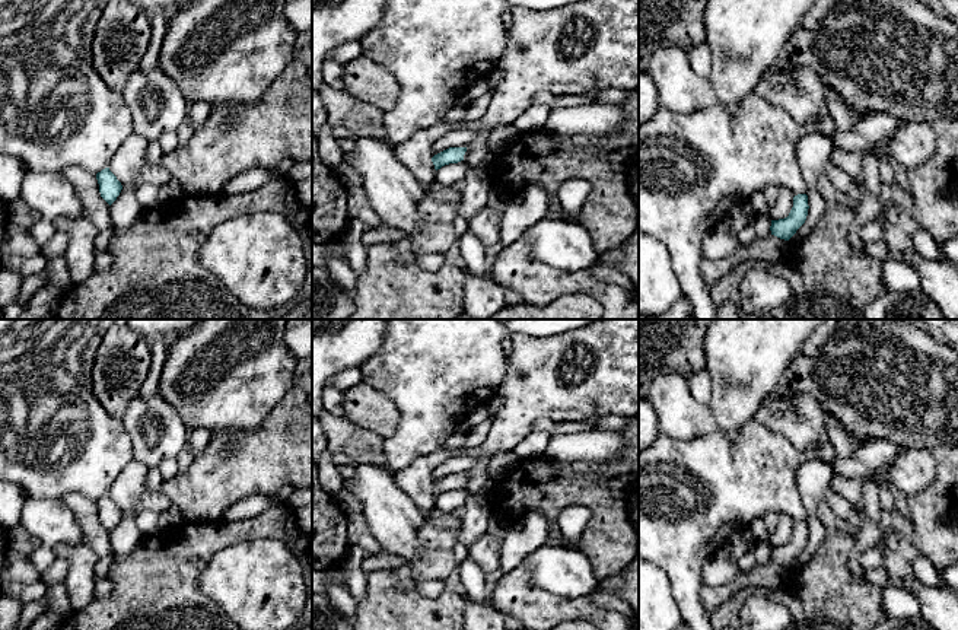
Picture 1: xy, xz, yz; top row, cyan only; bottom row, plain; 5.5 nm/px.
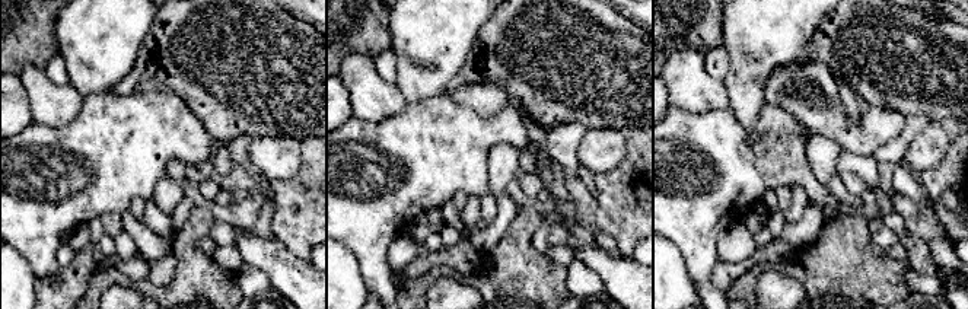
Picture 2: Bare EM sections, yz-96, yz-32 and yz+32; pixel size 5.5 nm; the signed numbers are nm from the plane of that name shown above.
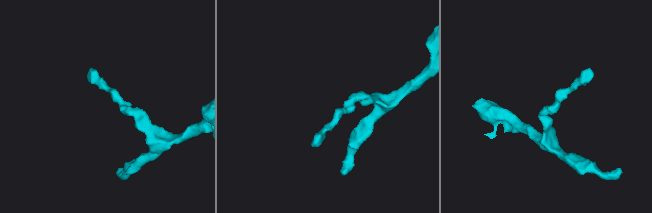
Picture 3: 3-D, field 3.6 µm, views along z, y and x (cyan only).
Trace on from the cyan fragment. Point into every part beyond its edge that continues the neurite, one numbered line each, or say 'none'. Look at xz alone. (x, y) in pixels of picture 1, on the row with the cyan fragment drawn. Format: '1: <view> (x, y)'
none

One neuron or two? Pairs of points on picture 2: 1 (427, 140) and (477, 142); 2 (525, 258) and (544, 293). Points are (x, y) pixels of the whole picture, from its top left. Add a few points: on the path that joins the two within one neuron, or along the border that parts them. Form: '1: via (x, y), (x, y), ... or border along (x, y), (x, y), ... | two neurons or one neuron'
1: via (439, 142), (465, 142) | one neuron
2: via (525, 267), (525, 274), (535, 284) | one neuron

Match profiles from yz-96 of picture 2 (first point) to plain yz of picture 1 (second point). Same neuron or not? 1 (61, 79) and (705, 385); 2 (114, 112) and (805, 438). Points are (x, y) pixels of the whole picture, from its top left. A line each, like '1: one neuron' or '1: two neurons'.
1: one neuron
2: two neurons

